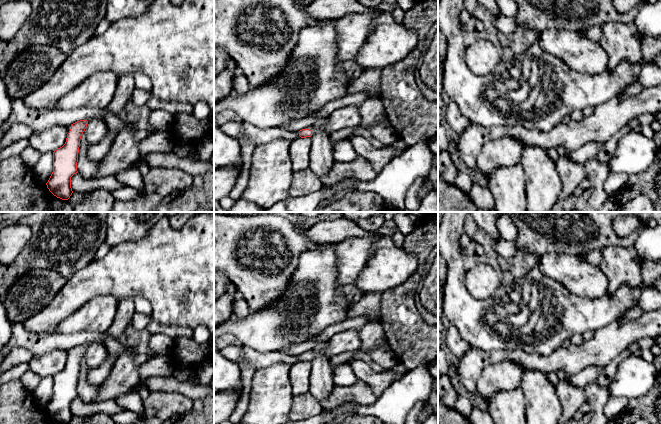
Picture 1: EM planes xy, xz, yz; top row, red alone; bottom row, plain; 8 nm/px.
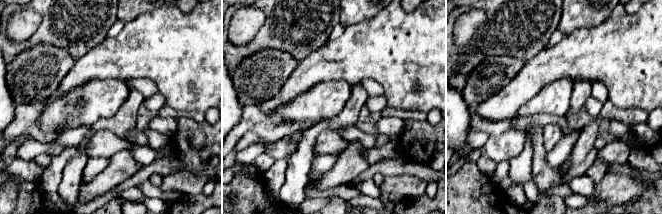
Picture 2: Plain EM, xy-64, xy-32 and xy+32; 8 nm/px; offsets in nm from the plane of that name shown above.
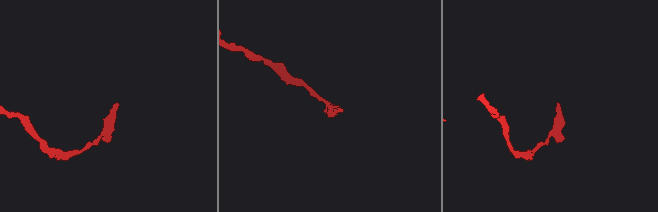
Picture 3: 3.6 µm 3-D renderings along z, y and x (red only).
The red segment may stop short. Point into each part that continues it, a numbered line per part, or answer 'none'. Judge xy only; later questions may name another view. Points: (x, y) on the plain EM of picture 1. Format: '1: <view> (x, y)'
none

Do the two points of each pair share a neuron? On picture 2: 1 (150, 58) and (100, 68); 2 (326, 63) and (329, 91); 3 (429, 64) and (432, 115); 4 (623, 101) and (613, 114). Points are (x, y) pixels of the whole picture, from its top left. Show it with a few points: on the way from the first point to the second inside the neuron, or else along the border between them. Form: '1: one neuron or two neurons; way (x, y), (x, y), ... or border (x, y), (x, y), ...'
1: one neuron; way (138, 58), (112, 59)
2: two neurons; border (351, 84), (344, 80), (324, 80), (307, 91)
3: two neurons; border (435, 107), (427, 113)
4: two neurons; border (608, 100), (621, 108), (641, 109)

